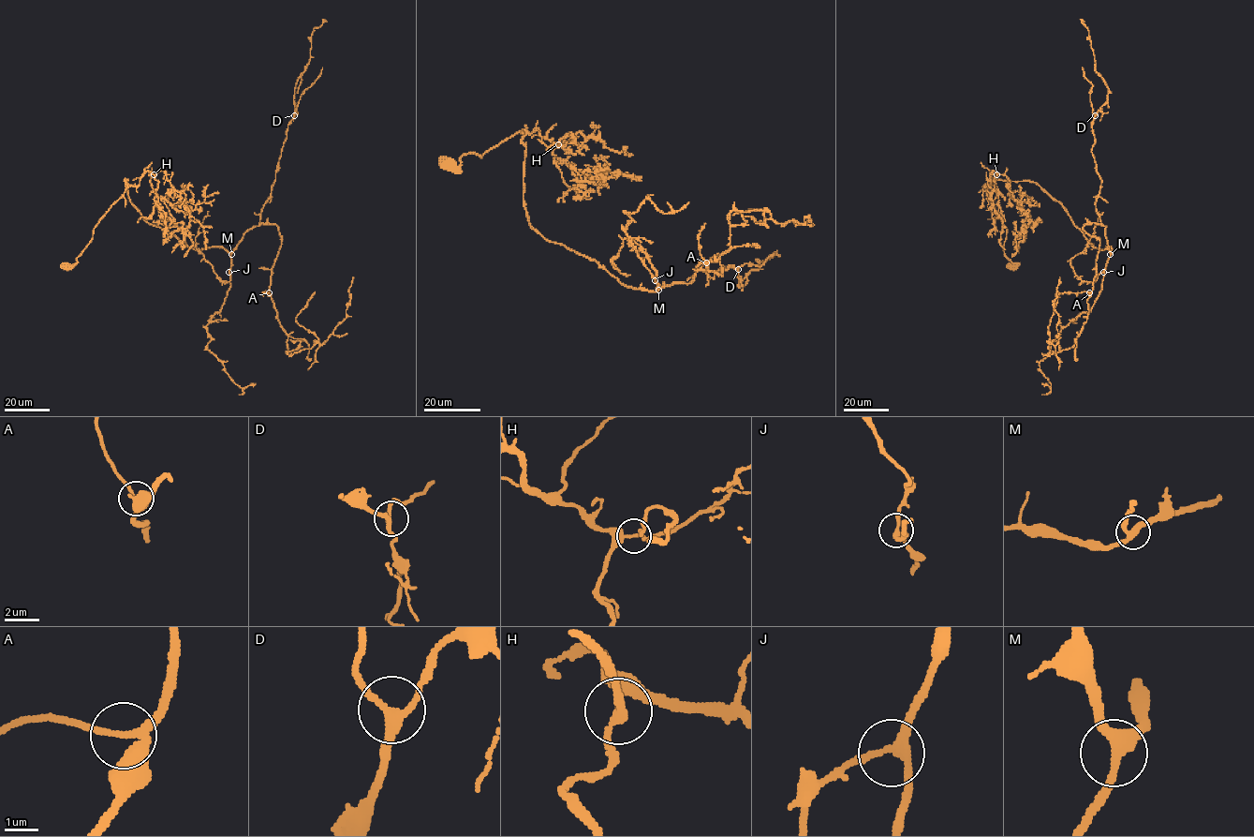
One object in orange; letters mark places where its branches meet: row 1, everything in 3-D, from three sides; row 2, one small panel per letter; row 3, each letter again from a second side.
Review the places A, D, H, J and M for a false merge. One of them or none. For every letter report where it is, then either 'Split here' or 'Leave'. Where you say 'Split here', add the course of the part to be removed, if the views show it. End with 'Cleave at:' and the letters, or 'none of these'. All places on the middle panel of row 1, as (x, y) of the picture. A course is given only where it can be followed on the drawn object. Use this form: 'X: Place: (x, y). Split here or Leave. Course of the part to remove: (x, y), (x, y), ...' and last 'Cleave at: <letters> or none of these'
A: Place: (706, 262). Leave
D: Place: (738, 269). Leave
H: Place: (558, 144). Leave
J: Place: (655, 280). Leave
M: Place: (658, 290). Leave
Cleave at: none of these

